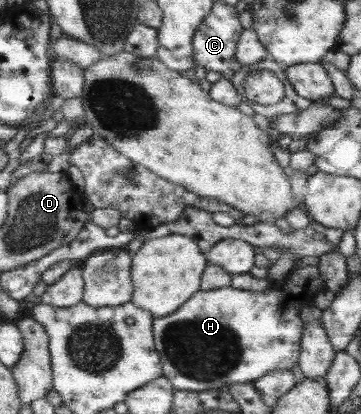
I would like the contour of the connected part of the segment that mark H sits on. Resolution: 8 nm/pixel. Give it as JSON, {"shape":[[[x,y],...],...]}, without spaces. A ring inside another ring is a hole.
{"shape":[[[295,263],[294,269],[291,269],[290,272],[287,273],[287,277],[285,279],[285,286],[283,287],[281,284],[274,285],[271,287],[270,291],[245,291],[243,289],[235,289],[233,287],[223,287],[220,289],[213,289],[213,290],[200,290],[198,293],[193,294],[193,297],[190,297],[177,311],[171,313],[171,315],[167,315],[165,317],[154,317],[159,318],[159,321],[155,321],[155,337],[159,337],[159,353],[163,353],[163,376],[165,376],[170,382],[171,385],[176,390],[189,390],[189,391],[209,391],[211,389],[219,389],[226,388],[231,383],[251,383],[251,381],[254,381],[254,379],[259,379],[259,377],[263,377],[265,373],[269,373],[269,371],[281,371],[281,369],[291,369],[294,365],[298,364],[298,360],[300,357],[300,352],[302,351],[302,337],[303,337],[303,329],[305,329],[305,322],[301,320],[301,317],[299,316],[299,313],[301,313],[301,309],[305,307],[305,305],[312,305],[313,298],[317,295],[318,292],[326,291],[326,282],[322,279],[322,274],[319,272],[318,267],[314,267],[314,265],[305,265],[305,267],[299,267]]]}

